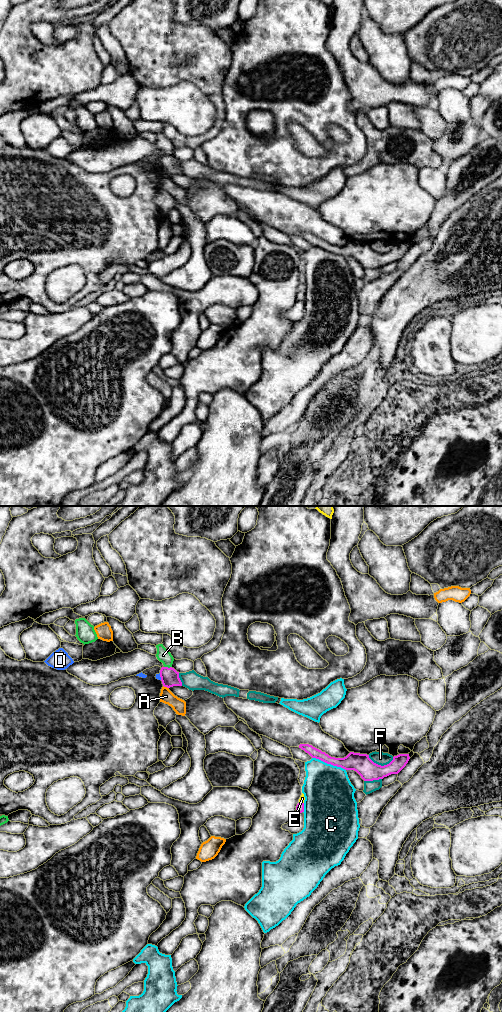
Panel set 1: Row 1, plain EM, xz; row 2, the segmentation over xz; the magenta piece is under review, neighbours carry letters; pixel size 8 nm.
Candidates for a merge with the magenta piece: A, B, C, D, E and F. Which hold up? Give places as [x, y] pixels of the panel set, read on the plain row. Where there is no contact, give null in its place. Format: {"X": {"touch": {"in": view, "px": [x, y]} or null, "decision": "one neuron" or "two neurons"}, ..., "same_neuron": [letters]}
{"A": {"touch": {"in": "xz", "px": [166, 174]}, "decision": "two neurons"}, "B": {"touch": {"in": "xz", "px": [167, 155]}, "decision": "two neurons"}, "C": {"touch": {"in": "xz", "px": [329, 251]}, "decision": "two neurons"}, "D": {"touch": {"in": "xz", "px": [160, 164]}, "decision": "two neurons"}, "E": {"touch": {"in": "xz", "px": [301, 291]}, "decision": "one neuron"}, "F": {"touch": {"in": "xz", "px": [380, 253]}, "decision": "two neurons"}, "same_neuron": ["E"]}

